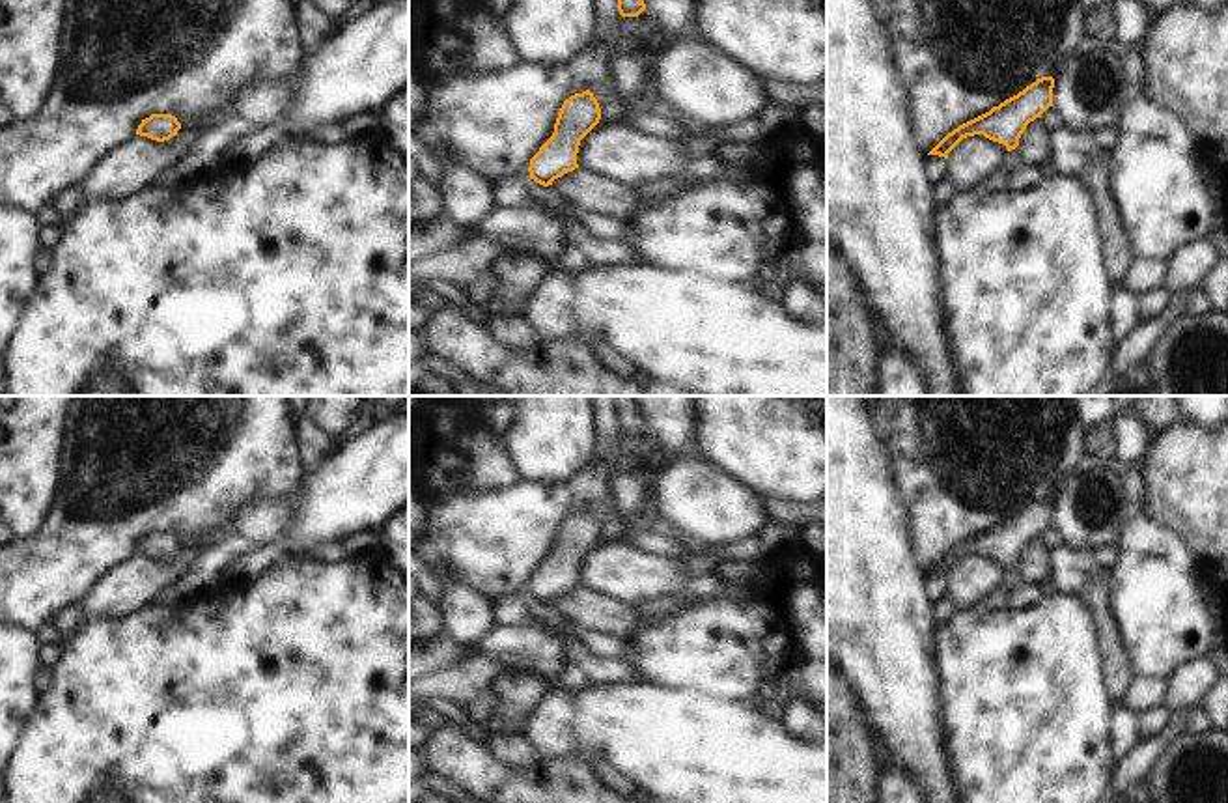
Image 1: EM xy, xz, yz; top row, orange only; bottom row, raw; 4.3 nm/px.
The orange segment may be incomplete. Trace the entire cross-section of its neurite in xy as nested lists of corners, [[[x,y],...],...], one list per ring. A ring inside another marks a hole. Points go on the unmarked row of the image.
[[[151,532],[149,536],[142,538],[136,547],[136,553],[147,555],[157,560],[170,558],[177,553],[181,542],[172,532]]]

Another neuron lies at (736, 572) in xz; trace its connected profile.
[[[719,562],[713,570],[713,573],[720,581],[732,581],[732,583],[743,583],[747,579],[752,579],[756,571],[758,571],[756,564],[747,562]]]

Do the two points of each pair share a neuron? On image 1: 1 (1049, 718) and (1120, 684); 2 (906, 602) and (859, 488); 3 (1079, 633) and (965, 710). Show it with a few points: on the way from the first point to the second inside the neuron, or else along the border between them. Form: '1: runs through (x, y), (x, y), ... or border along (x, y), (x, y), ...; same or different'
1: border along (1100, 648), (1107, 695), (1113, 701); different
2: runs through (878, 574), (859, 555), (859, 516); same
3: runs through (1051, 654), (1006, 699), (993, 699); same

